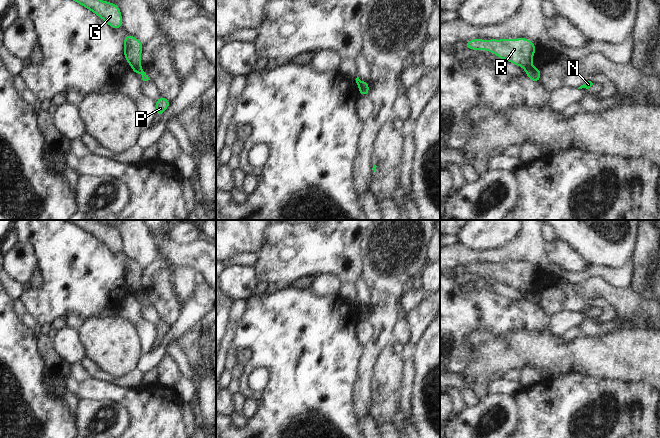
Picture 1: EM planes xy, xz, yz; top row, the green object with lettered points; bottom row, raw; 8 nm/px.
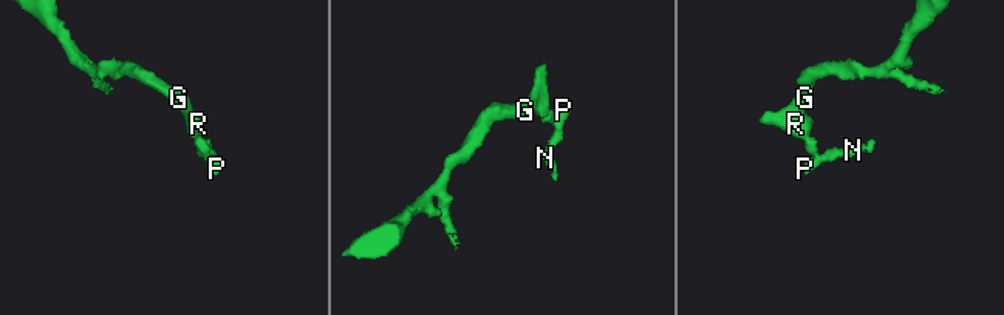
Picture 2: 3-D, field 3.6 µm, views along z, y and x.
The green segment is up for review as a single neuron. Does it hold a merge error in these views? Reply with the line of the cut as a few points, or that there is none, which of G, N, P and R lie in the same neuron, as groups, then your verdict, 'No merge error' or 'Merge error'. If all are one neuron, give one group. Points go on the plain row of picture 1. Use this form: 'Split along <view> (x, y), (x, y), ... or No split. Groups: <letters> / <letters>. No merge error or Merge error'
Split along xy (140, 290), (134, 294). Groups: G R / N P. Merge error.

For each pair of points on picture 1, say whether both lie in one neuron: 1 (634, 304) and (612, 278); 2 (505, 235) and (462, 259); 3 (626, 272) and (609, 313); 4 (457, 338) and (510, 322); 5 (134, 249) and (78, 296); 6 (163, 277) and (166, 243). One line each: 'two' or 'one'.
1: two
2: two
3: two
4: one
5: two
6: two

